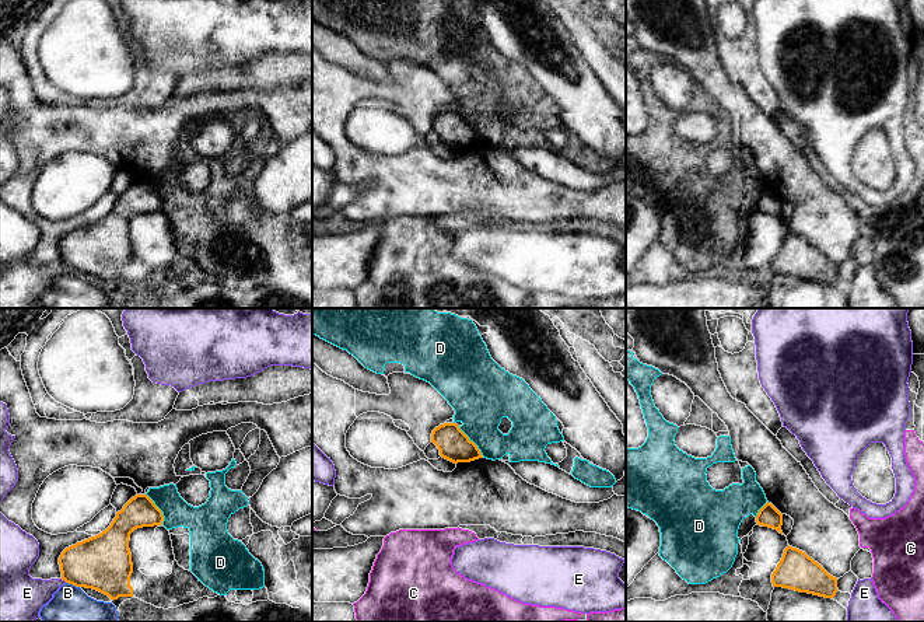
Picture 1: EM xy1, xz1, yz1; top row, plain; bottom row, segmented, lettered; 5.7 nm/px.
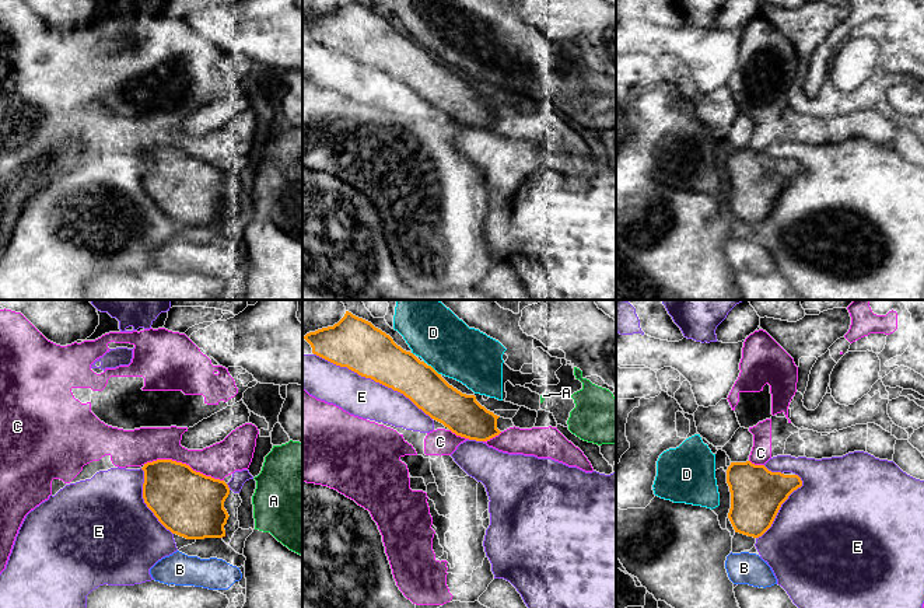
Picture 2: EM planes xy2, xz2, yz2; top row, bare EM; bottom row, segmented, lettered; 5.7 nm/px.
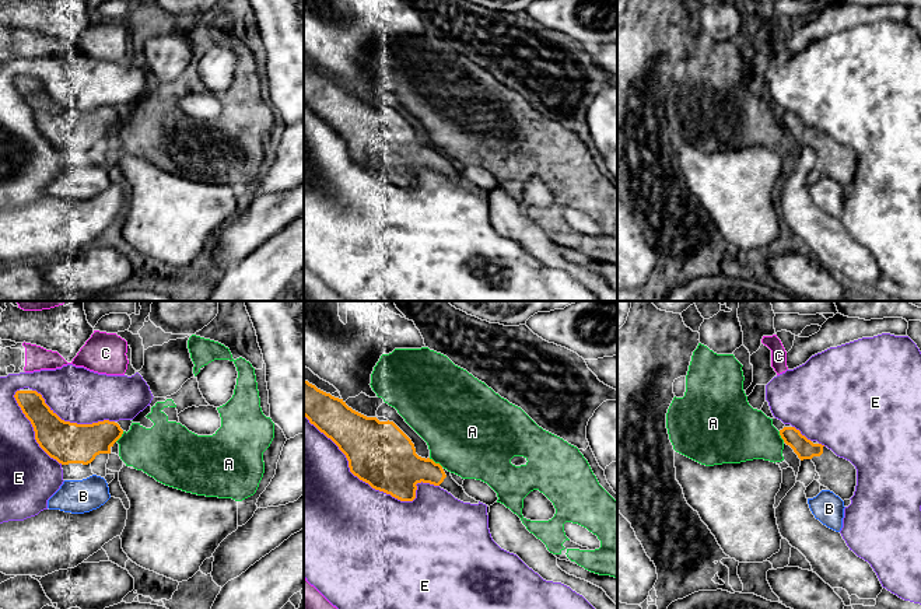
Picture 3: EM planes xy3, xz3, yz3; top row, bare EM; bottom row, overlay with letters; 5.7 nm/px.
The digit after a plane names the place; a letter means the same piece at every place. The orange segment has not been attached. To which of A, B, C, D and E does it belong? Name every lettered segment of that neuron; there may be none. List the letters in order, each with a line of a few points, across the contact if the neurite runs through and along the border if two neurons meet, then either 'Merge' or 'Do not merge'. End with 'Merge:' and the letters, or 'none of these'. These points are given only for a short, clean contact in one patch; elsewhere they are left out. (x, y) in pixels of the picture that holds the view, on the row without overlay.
A: Line: xz3 (429, 144), (443, 153). Do not merge
B: Do not merge
C: Line: xy2 (143, 150), (157, 146), (175, 146), (223, 167). Do not merge
D: Do not merge
E: Do not merge
Merge: none of these

